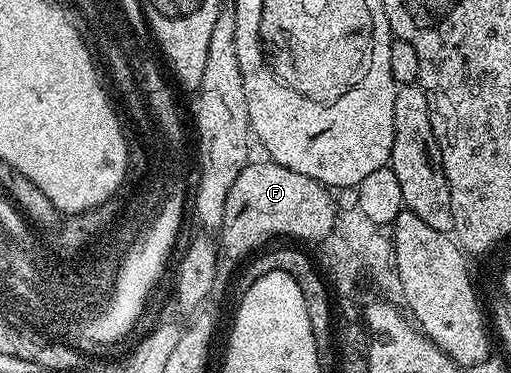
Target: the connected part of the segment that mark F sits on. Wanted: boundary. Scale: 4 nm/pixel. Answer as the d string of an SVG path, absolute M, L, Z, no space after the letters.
M248 162L237 174L237 182L233 182L233 190L229 190L229 198L225 198L225 208L221 215L223 222L222 248L231 252L252 252L262 249L266 240L274 236L292 236L295 240L326 241L337 228L337 207L332 189L326 188L313 178L305 178L305 174L297 174L285 166L274 162L255 164Z

